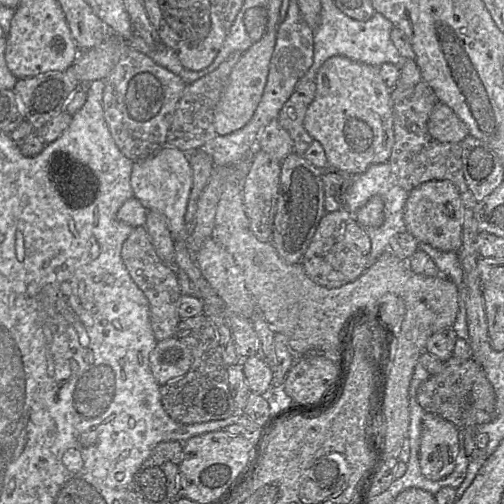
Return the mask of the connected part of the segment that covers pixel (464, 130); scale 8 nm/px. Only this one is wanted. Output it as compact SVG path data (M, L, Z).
M437 103L428 120L431 136L443 143L460 143L468 134L468 128L446 104Z

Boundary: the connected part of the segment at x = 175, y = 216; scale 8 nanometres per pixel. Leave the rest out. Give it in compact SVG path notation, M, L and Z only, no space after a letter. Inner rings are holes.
M165 145L151 156L133 163L130 183L134 196L148 209L161 213L175 240L185 242L185 213L192 188L193 176L188 153Z

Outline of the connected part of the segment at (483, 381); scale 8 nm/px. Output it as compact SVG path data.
M452 356L446 360L440 373L431 375L419 386L416 398L426 412L440 415L459 429L490 422L495 416L494 388L480 363L473 357L463 360Z

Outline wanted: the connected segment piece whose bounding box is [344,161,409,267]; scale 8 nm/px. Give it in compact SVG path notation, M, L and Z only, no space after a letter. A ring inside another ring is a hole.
M388 161L373 164L369 166L365 172L354 175L353 182L348 188L344 198L344 207L346 207L351 214L355 214L358 209L361 208L373 195L379 195L383 199L384 222L379 227L363 227L371 239L368 267L381 254L389 250L389 243L392 237L407 231L407 226L404 220L404 207L408 199L409 192L399 185L397 177L393 173Z

